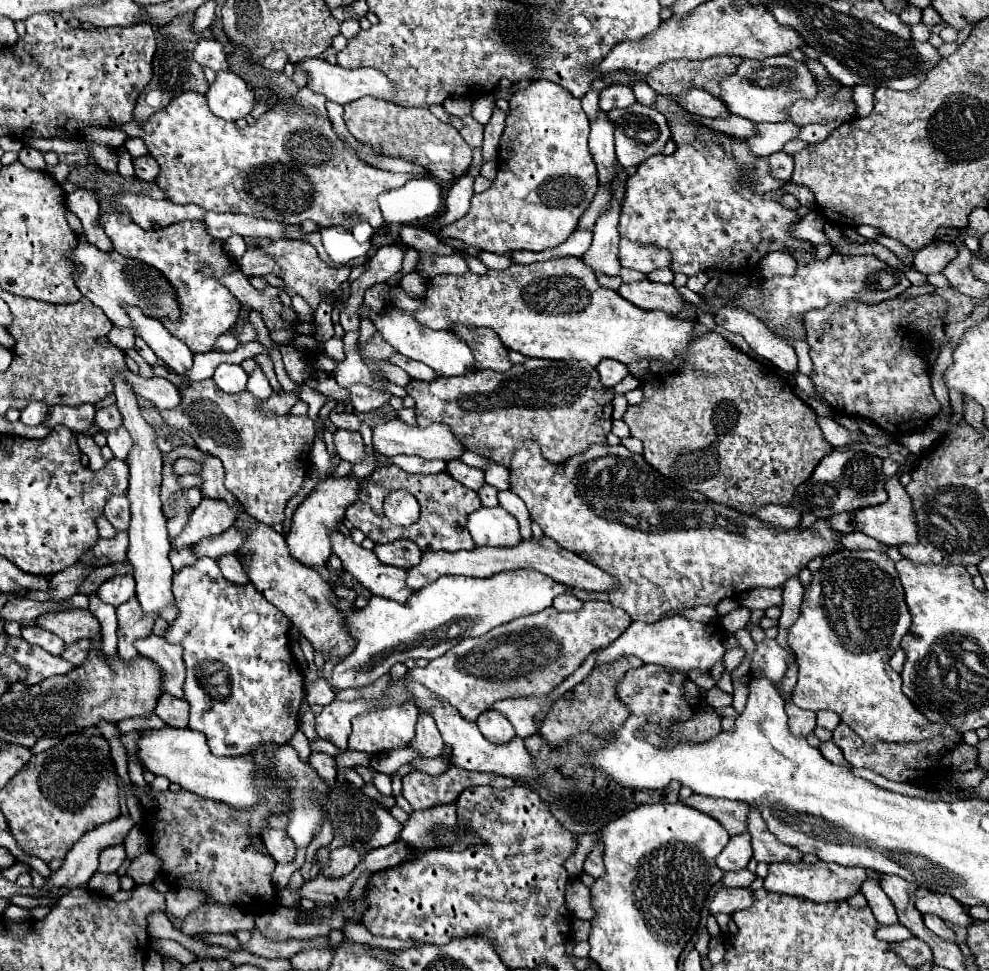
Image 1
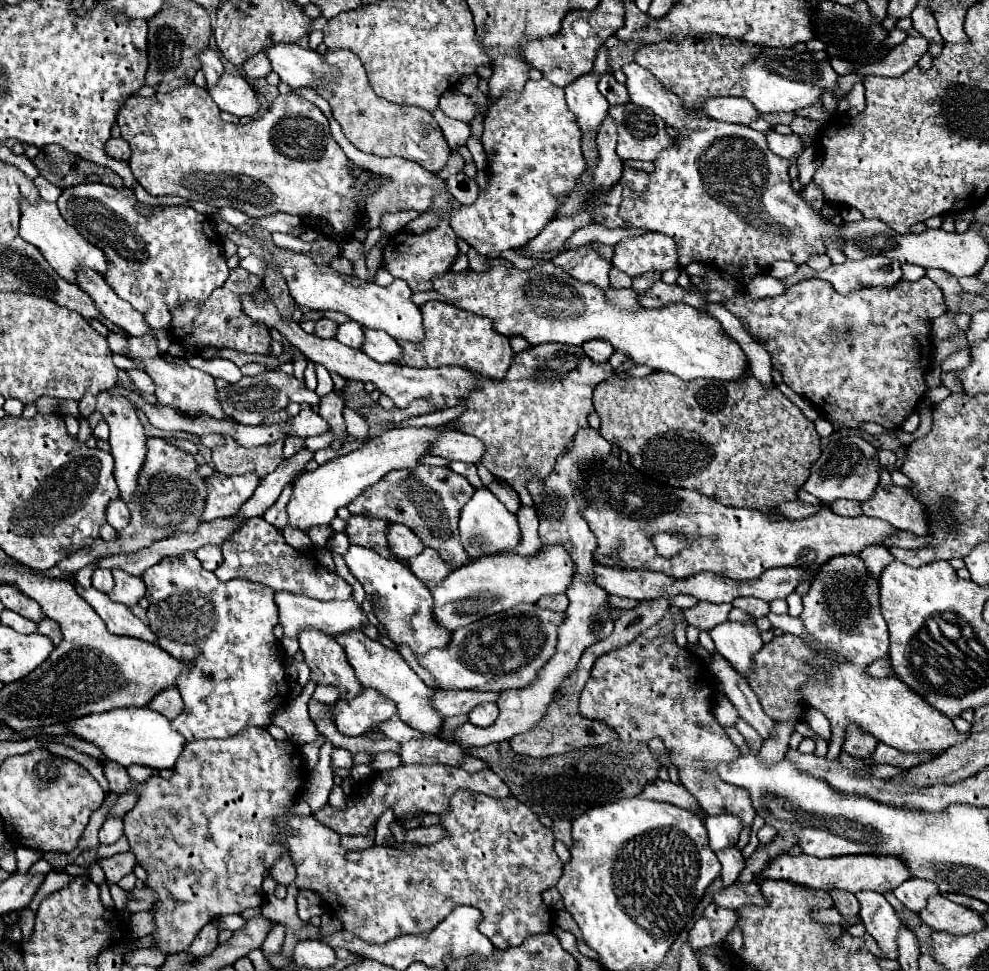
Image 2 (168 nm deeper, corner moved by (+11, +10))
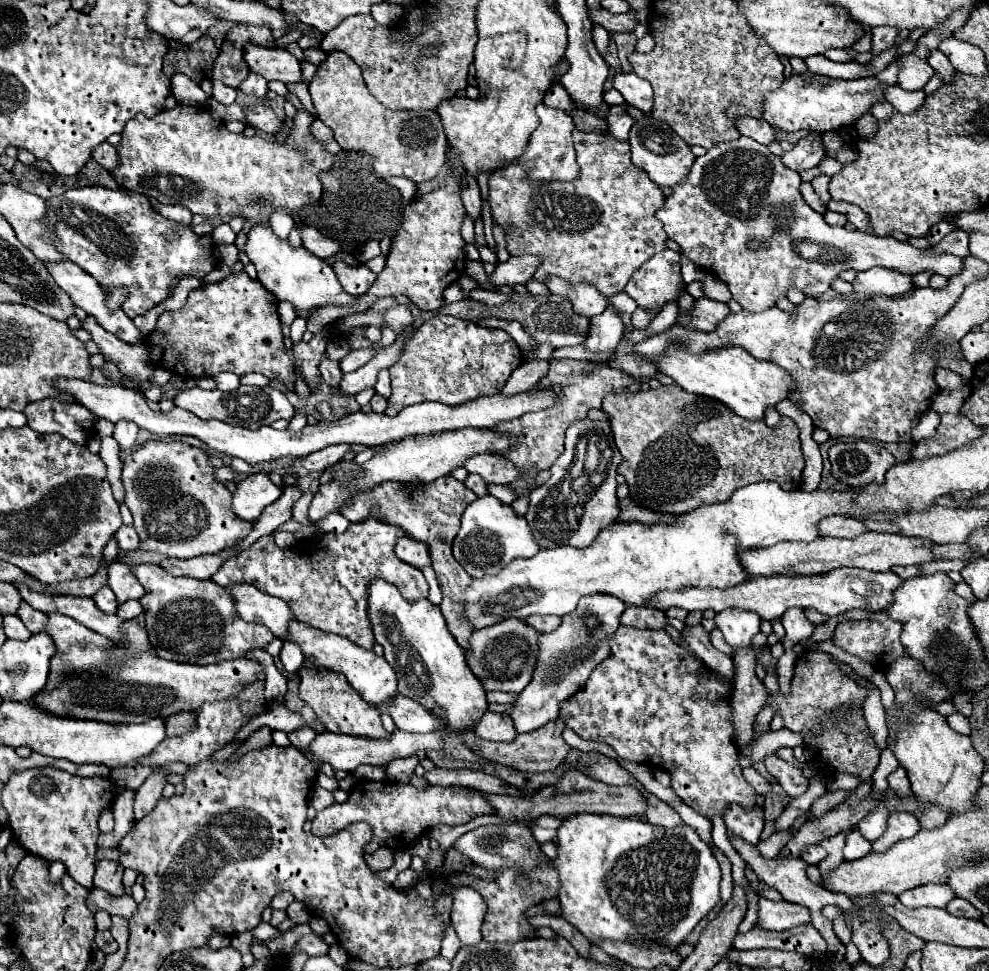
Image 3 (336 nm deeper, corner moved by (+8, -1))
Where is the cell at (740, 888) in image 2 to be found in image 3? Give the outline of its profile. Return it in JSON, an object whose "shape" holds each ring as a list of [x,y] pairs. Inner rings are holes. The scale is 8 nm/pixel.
{"shape":[[[760,898],[758,902],[758,918],[760,928],[764,930],[790,930],[802,924],[810,924],[810,912],[808,908],[800,904],[792,904],[786,900],[772,902],[766,898]]]}

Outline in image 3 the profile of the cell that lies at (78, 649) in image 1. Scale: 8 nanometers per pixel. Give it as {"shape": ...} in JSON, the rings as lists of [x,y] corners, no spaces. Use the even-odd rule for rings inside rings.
{"shape":[[[26,602],[20,604],[20,612],[16,612],[16,616],[24,622],[24,626],[36,634],[36,632],[44,632],[44,626],[46,626],[46,614],[44,612],[36,612],[32,610]]]}

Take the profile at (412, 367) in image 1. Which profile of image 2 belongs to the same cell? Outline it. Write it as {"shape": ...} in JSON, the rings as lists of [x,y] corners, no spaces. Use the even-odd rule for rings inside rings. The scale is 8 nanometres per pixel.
{"shape":[[[363,329],[363,331],[365,331],[363,351],[371,359],[375,359],[379,363],[393,363],[393,361],[399,361],[403,357],[401,347],[387,333],[375,331],[375,329]]]}

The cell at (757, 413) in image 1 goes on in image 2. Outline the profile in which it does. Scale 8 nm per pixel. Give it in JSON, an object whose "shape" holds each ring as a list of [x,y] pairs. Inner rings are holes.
{"shape":[[[751,369],[737,381],[681,381],[677,375],[663,371],[653,371],[643,379],[621,379],[613,375],[597,385],[593,405],[601,417],[599,433],[625,449],[633,467],[661,483],[699,491],[729,507],[749,507],[769,513],[779,503],[797,499],[799,487],[809,477],[811,463],[821,455],[813,421],[809,421],[775,385],[765,387],[757,381]]]}

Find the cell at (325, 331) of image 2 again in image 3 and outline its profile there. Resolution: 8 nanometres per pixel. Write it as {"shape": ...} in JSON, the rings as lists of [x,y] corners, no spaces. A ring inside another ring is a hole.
{"shape":[[[324,358],[320,362],[320,374],[322,374],[322,380],[332,388],[332,390],[338,390],[340,386],[340,380],[342,380],[342,372],[338,368],[338,362],[330,362],[328,358]]]}

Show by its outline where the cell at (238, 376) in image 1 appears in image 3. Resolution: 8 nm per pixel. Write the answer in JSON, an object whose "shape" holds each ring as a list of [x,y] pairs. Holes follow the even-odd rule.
{"shape":[[[222,372],[222,374],[218,374],[218,376],[214,378],[214,382],[216,382],[216,388],[222,390],[222,392],[234,392],[234,390],[240,386],[238,376],[232,374],[232,372]]]}

